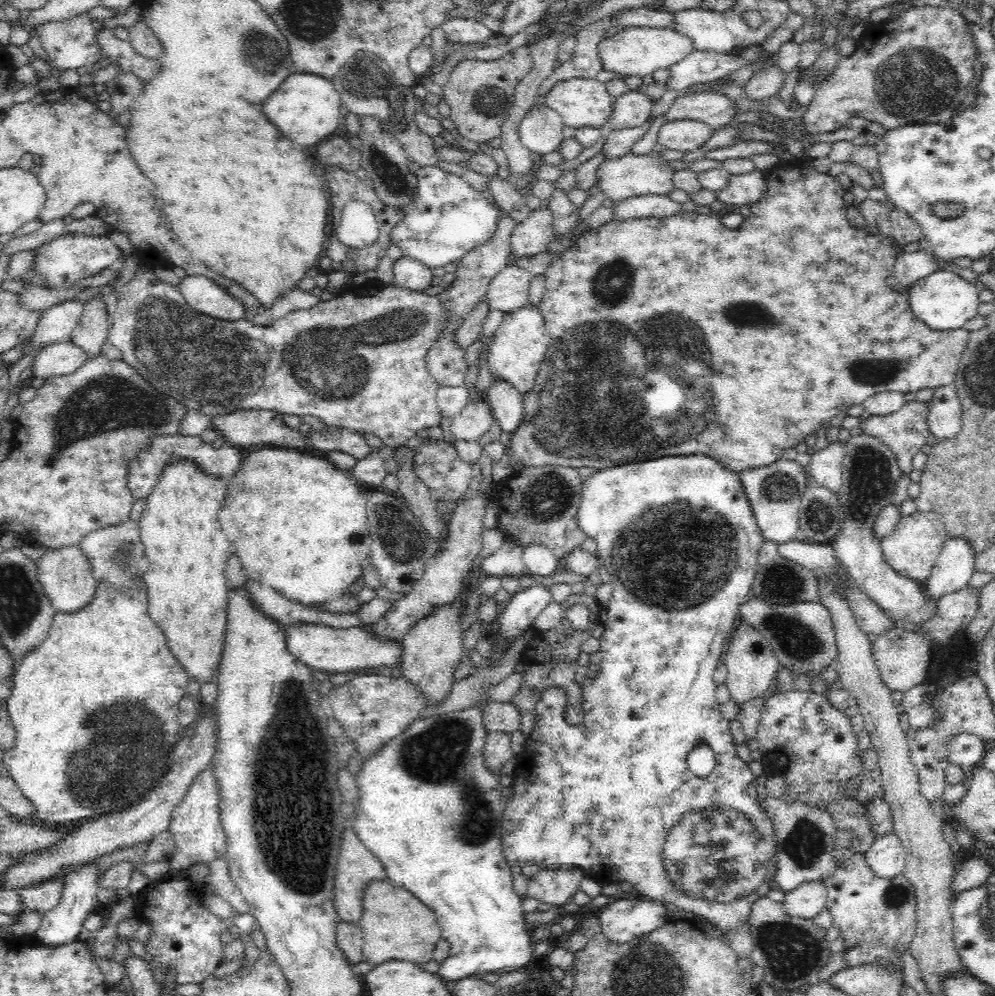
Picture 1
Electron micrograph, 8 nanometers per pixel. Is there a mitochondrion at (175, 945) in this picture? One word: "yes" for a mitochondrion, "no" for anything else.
no

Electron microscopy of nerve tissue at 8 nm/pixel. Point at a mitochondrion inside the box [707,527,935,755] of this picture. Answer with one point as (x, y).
(801, 643)

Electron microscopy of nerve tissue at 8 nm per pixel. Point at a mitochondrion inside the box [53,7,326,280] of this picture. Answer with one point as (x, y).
(271, 60)

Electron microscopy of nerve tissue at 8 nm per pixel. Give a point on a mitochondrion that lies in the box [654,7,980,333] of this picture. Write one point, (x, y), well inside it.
(914, 82)

